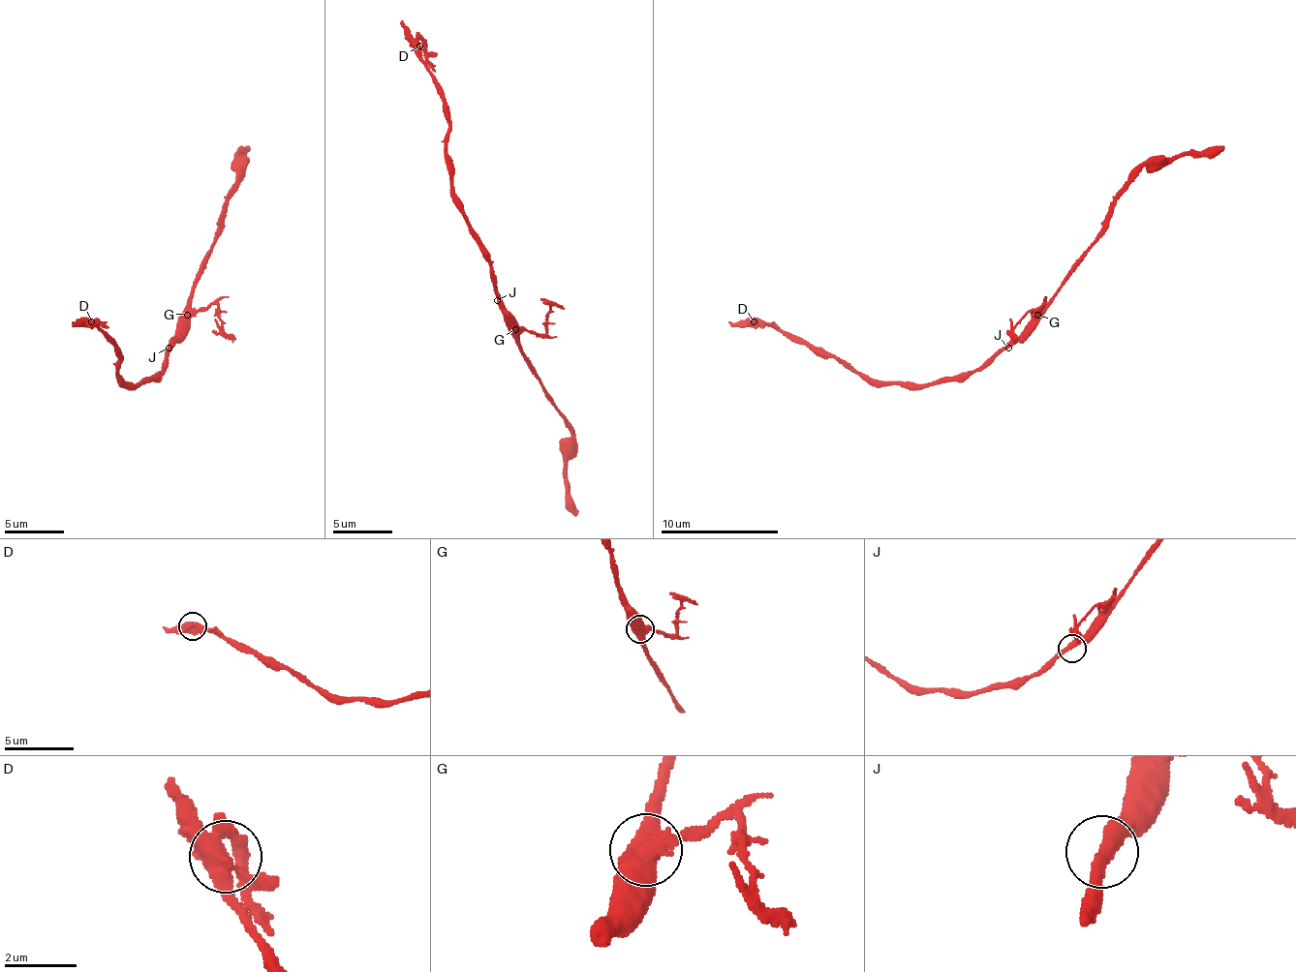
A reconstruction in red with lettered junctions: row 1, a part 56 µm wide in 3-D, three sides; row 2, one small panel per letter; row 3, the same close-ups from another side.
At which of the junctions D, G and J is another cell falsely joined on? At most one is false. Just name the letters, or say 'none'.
G

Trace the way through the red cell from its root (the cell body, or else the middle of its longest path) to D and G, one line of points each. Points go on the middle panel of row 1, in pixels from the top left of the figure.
D: (500, 297), (487, 253), (461, 211), (461, 199), (452, 185), (452, 158), (447, 152), (447, 102), (419, 45)
G: (500, 297), (500, 309), (514, 330)

